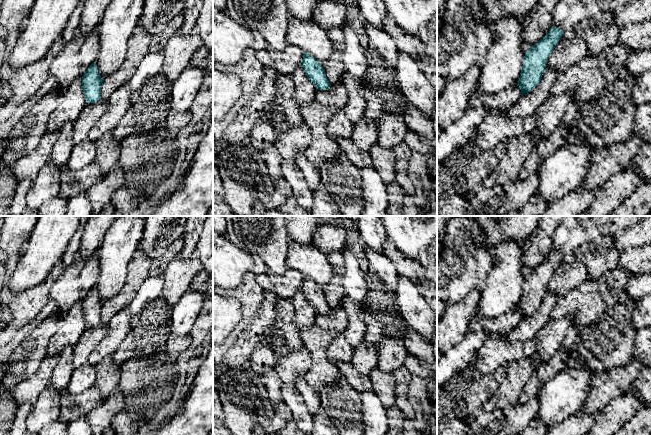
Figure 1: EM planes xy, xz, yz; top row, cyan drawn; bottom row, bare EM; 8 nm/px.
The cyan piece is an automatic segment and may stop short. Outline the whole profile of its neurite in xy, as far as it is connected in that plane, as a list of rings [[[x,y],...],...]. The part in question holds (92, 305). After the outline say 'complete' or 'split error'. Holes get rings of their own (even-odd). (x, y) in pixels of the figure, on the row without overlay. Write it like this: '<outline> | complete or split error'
[[[93,286],[82,300],[82,311],[86,327],[101,323],[101,312],[104,303],[101,301],[96,286]]] | complete

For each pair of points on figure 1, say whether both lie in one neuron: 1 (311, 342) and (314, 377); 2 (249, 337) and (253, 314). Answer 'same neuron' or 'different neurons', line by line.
1: same neuron
2: same neuron

